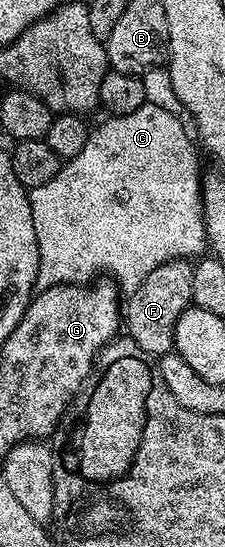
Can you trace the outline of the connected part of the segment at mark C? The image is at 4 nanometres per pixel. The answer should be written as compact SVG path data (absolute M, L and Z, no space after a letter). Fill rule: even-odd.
M148 102L141 105L137 110L133 110L133 114L125 114L124 116L111 116L110 118L107 118L107 121L105 121L104 124L96 130L96 132L94 129L94 131L92 131L90 135L88 135L85 146L81 146L81 150L78 152L77 155L64 159L62 161L59 173L55 175L52 180L50 180L49 182L45 182L45 186L37 186L36 188L30 189L29 195L31 197L31 209L33 210L33 230L37 234L37 250L39 251L39 269L37 270L37 278L35 279L36 289L42 290L45 288L52 288L53 286L57 286L58 284L81 284L84 282L91 282L94 281L96 277L98 277L100 274L111 272L107 274L109 274L110 279L114 281L114 283L117 285L120 293L130 294L137 290L137 286L141 286L141 282L145 282L145 277L147 277L150 272L152 272L153 270L157 270L157 266L161 266L162 264L164 264L165 262L169 262L170 260L177 260L180 258L195 258L200 255L200 253L198 254L198 252L201 251L202 248L204 251L205 233L203 231L203 189L201 187L201 171L199 172L200 153L197 151L196 145L193 143L193 140L193 145L191 145L191 140L189 137L187 137L188 125L186 123L184 124L185 125L183 125L182 122L179 121L178 118L170 112L169 109L162 108L161 105L154 104L154 102Z

